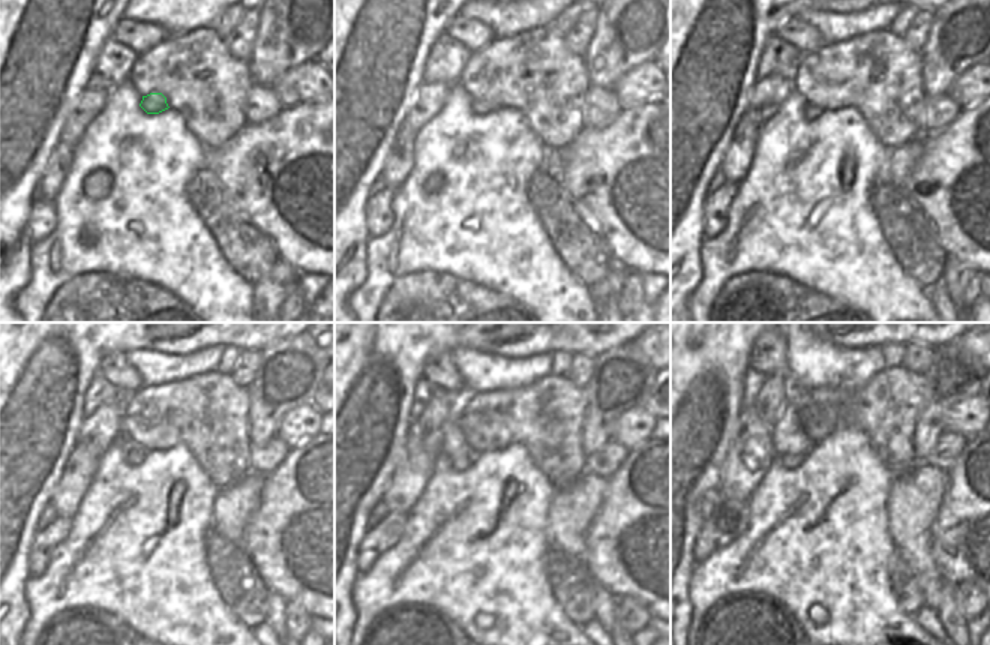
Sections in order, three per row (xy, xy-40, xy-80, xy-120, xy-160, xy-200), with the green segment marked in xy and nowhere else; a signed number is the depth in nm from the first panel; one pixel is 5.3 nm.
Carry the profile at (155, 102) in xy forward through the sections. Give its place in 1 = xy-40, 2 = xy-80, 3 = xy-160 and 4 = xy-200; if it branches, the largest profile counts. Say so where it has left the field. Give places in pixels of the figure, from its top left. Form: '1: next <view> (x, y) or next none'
1: next xy-40 (480, 108)
2: next xy-80 (812, 111)
3: next xy-160 (458, 462)
4: next xy-200 (786, 461)

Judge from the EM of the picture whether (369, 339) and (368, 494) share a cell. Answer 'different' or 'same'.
same

